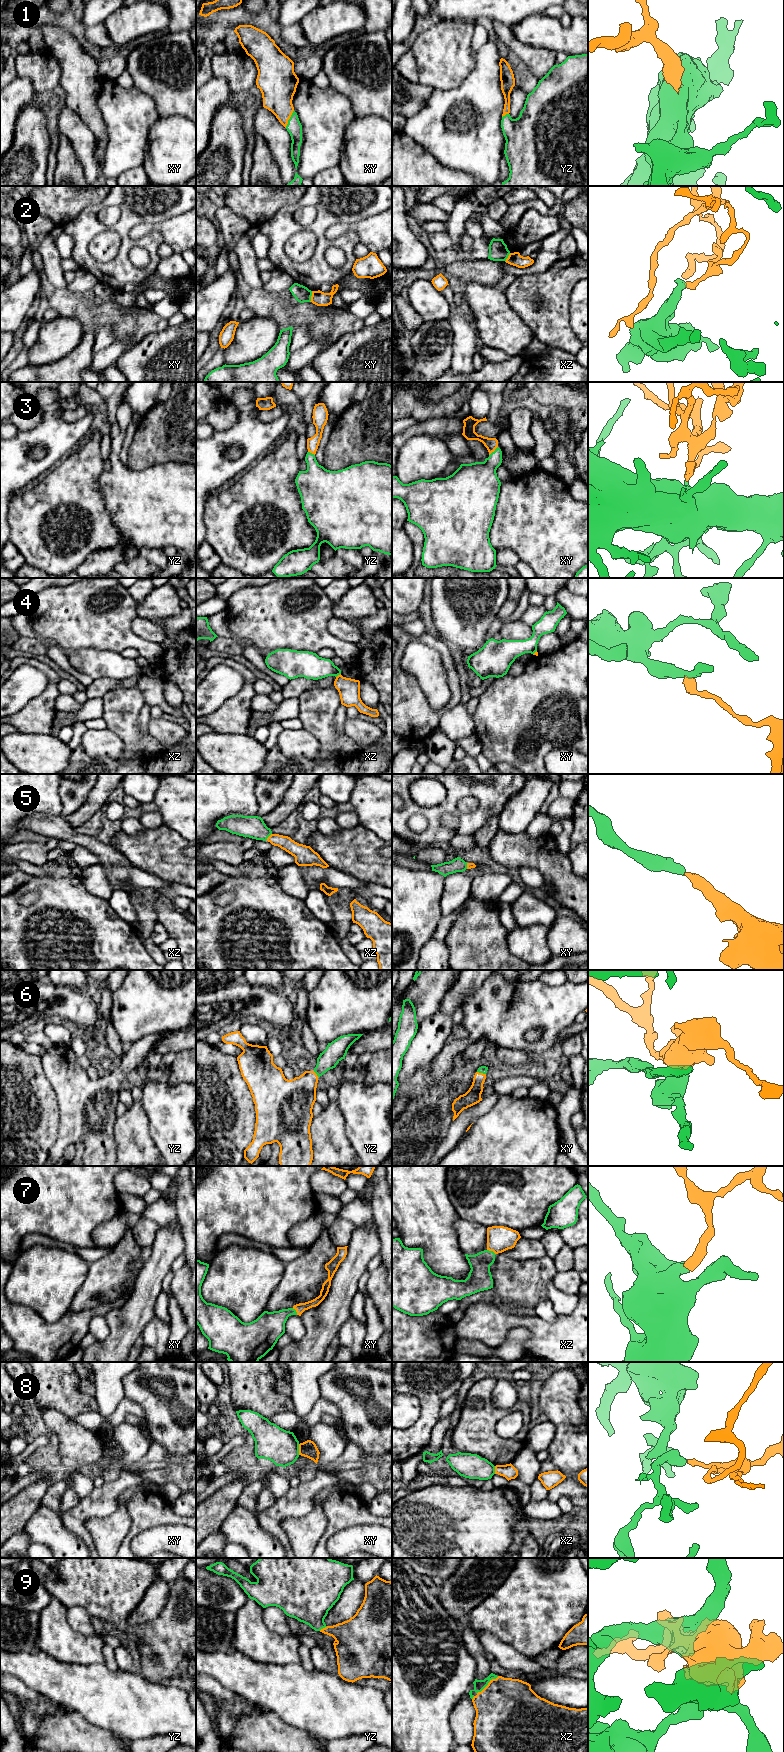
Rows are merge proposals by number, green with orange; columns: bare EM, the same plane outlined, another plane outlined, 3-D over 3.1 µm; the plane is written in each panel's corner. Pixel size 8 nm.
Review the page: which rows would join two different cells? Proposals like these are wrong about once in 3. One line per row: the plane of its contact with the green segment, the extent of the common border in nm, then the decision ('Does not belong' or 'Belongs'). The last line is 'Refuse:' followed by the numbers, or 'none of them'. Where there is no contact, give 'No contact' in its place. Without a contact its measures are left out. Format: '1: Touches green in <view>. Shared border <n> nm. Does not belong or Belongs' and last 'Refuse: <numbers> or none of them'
1: Touches green in xy. Shared border 160 nm. Belongs
2: Touches green in xy. Shared border 90 nm. Does not belong
3: Touches green in xy. Shared border 100 nm. Belongs
4: Touches green in xz. Shared border 50 nm. Does not belong
5: Touches green in xz. Shared border 70 nm. Belongs
6: Touches green in xy. Shared border 80 nm. Belongs
7: Touches green in xz. Shared border 80 nm. Belongs
8: Touches green in xy. Shared border 90 nm. Does not belong
9: Touches green in xz. Shared border 220 nm. Belongs
Refuse: 2, 4, 8

